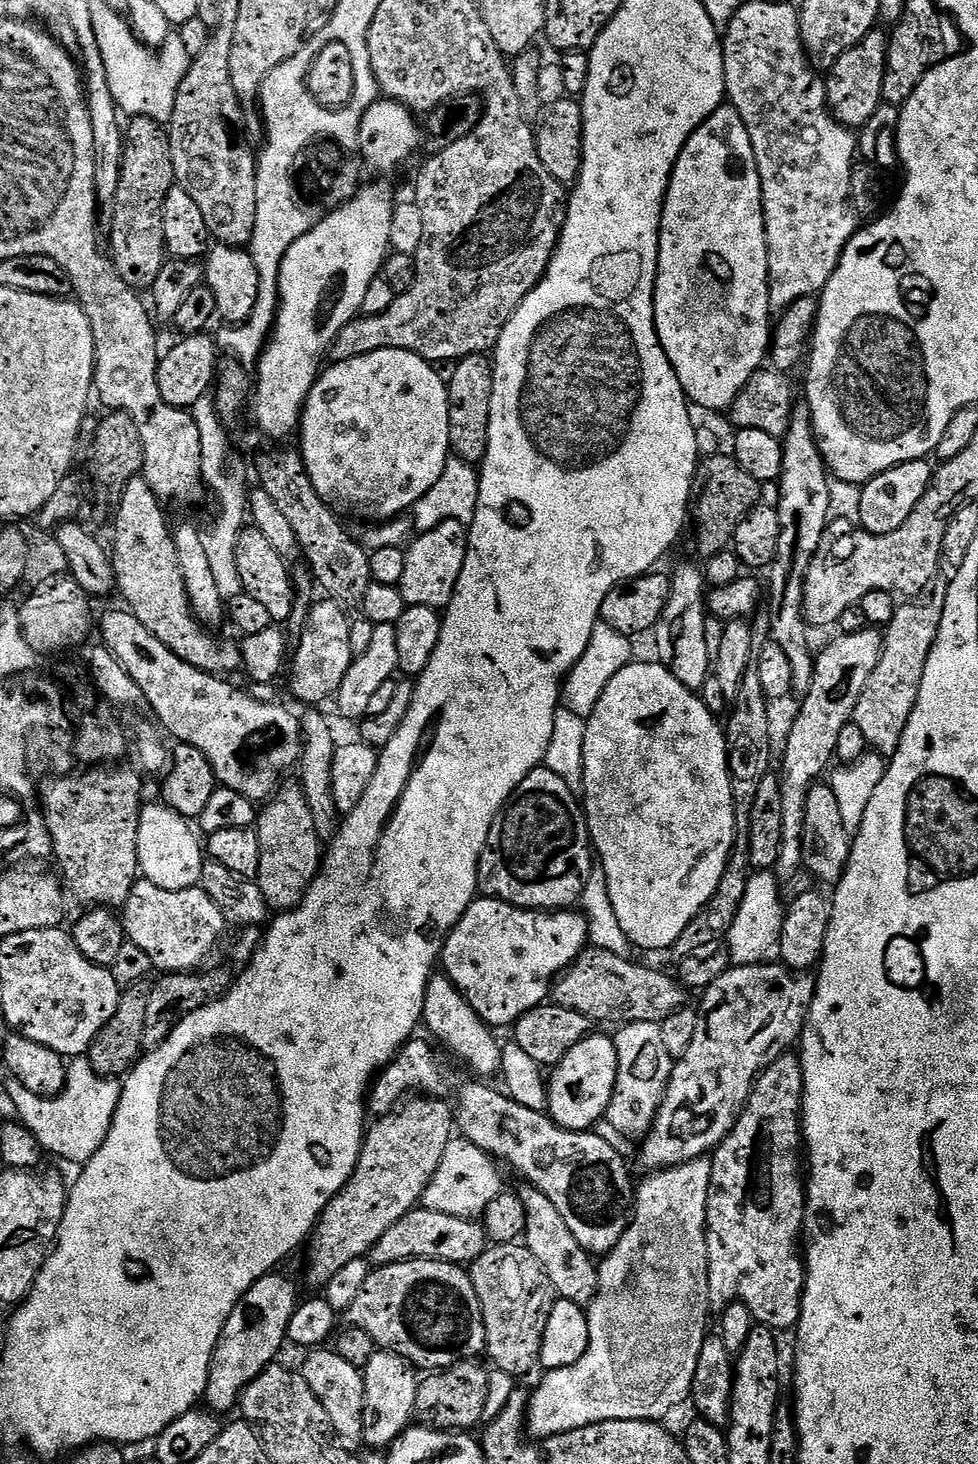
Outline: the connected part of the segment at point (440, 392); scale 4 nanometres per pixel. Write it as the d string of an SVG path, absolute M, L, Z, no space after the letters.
M397 348L374 350L365 356L355 356L353 360L336 360L333 365L333 368L325 367L316 377L316 385L308 392L308 401L304 403L301 413L300 435L302 434L303 445L301 444L300 451L305 468L321 498L332 506L340 504L341 513L353 512L356 516L376 520L372 522L387 522L413 509L443 474L445 461L450 456L448 425L452 421L452 414L448 402L449 385L432 369L435 367L429 361L423 360L418 354Z

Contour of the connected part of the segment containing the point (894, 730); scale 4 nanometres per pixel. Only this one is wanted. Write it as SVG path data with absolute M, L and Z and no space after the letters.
M882 640L886 656L880 656L882 668L876 668L866 682L866 694L854 710L851 723L864 735L873 753L890 758L902 742L902 734L908 725L910 714L916 710L916 699L912 696L912 650L910 648L890 648L890 640Z

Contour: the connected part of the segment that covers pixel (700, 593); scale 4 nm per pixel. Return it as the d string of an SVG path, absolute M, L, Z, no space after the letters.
M684 564L676 573L671 573L669 598L660 612L654 635L656 634L655 659L682 686L693 690L700 690L704 683L709 683L710 669L713 667L714 657L706 650L706 581L703 571L692 564Z

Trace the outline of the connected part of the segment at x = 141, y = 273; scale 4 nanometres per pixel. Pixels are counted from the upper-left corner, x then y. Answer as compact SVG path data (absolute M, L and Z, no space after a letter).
M142 116L133 117L125 127L125 146L123 166L120 168L118 202L112 213L119 222L114 234L119 240L112 244L110 256L113 268L127 285L139 292L149 291L161 272L166 261L166 242L164 228L164 200L176 182L175 168L172 162L171 139L161 123Z

